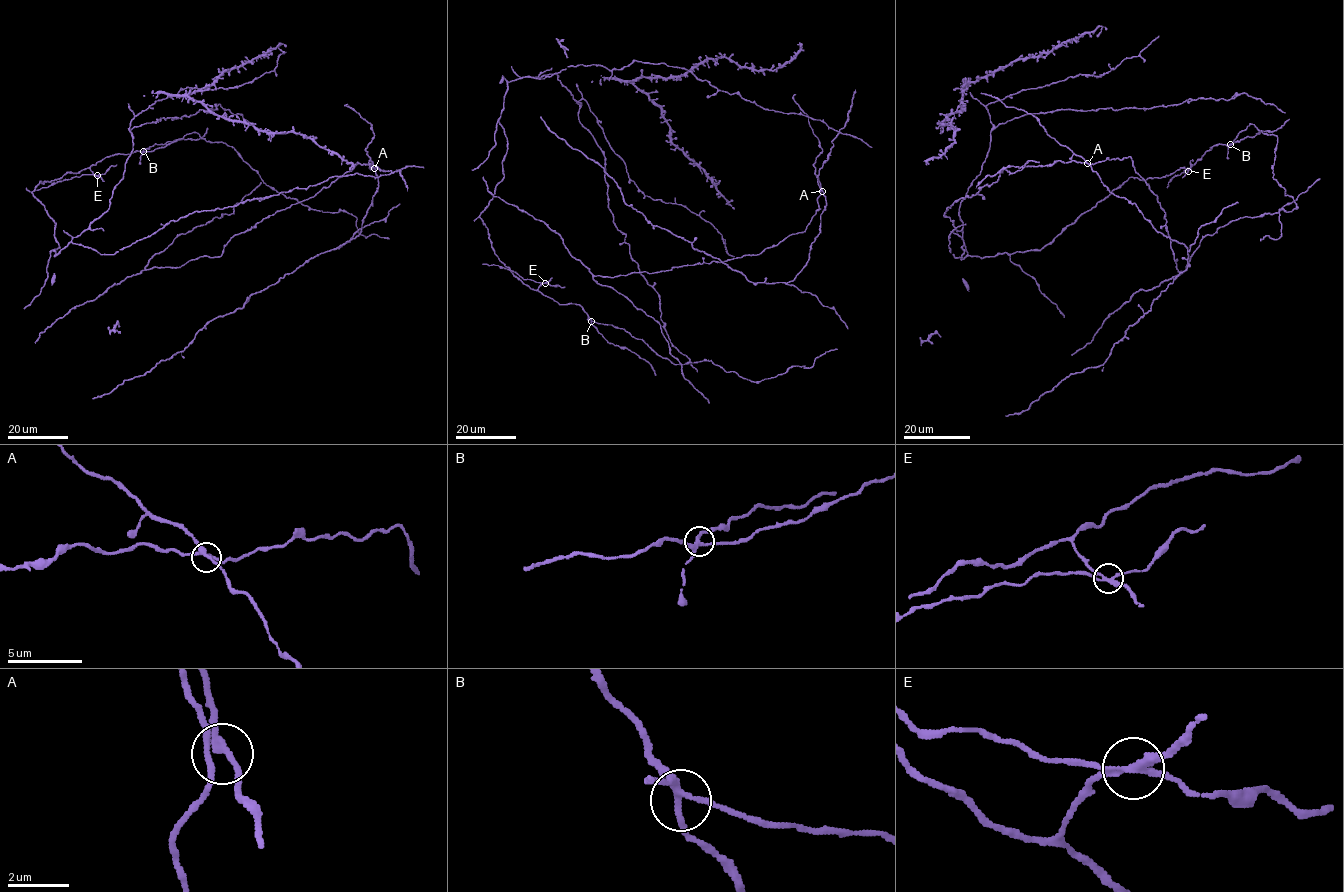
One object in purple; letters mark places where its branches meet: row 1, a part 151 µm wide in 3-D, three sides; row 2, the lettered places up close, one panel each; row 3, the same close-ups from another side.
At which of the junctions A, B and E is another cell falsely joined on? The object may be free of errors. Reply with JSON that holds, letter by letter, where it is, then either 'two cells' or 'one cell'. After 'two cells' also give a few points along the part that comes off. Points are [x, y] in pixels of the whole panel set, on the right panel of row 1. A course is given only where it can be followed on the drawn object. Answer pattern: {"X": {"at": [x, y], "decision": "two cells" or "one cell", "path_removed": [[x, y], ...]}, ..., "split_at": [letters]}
{"A": {"at": [1087, 163], "decision": "one cell"}, "B": {"at": [1230, 144], "decision": "one cell"}, "E": {"at": [1188, 171], "decision": "two cells", "path_removed": [[1187, 171], [1175, 175], [1167, 187]]}, "split_at": ["E"]}

